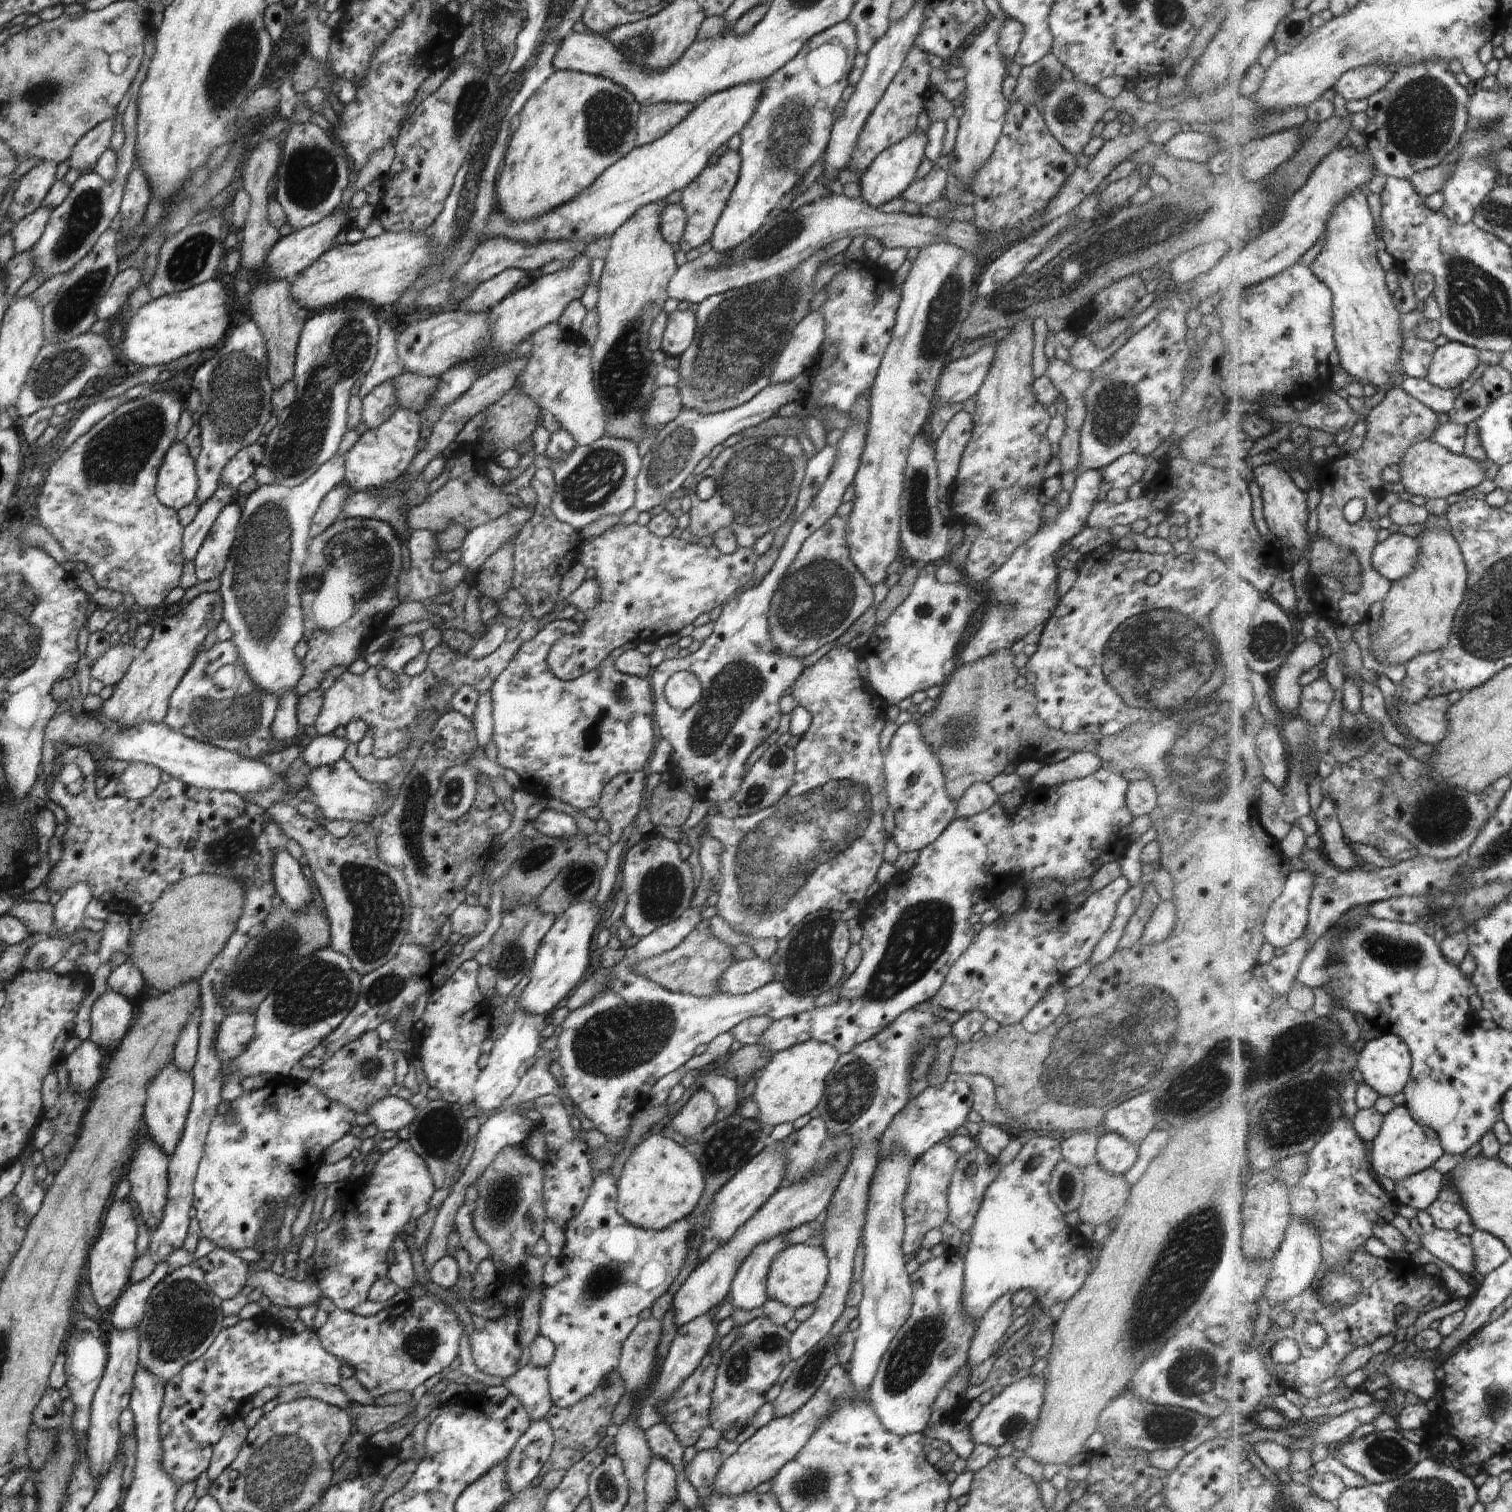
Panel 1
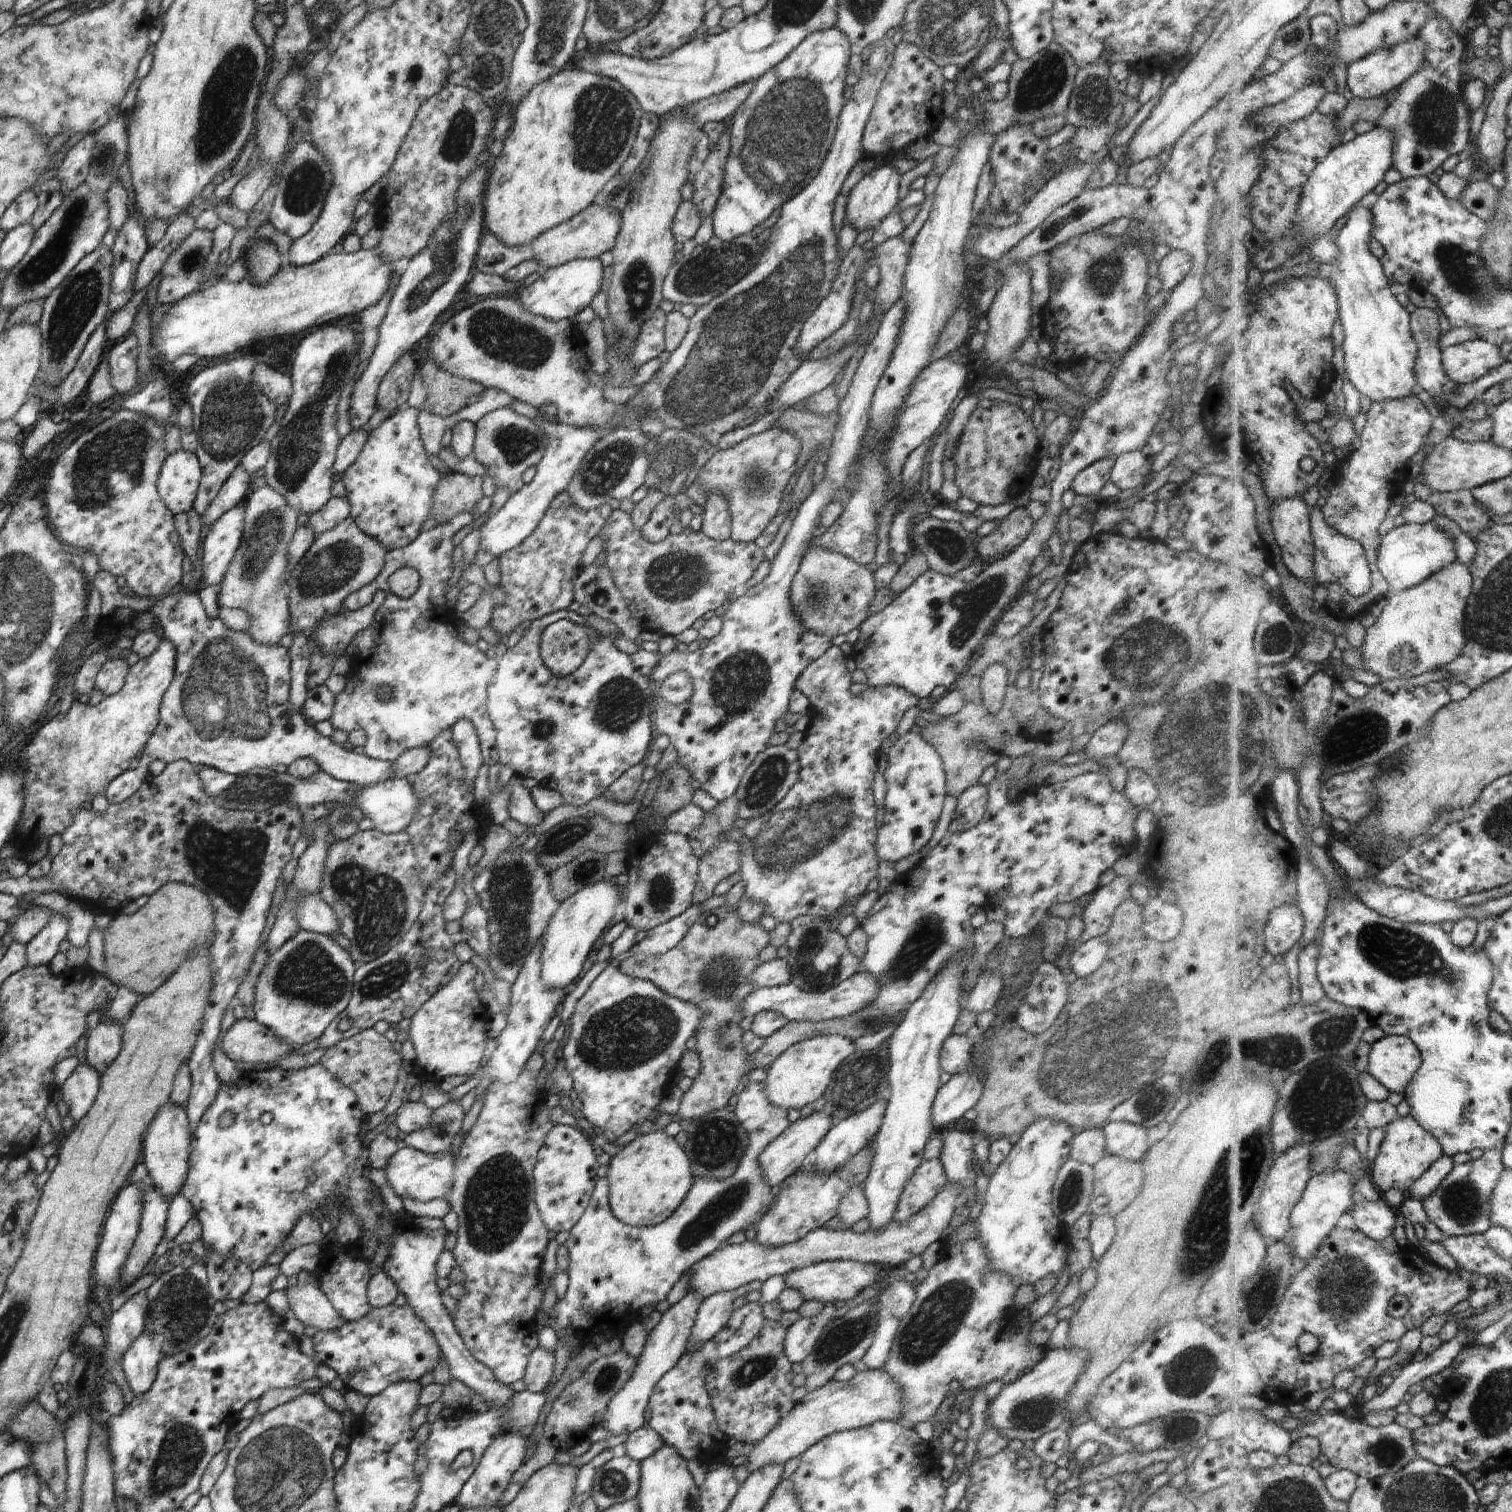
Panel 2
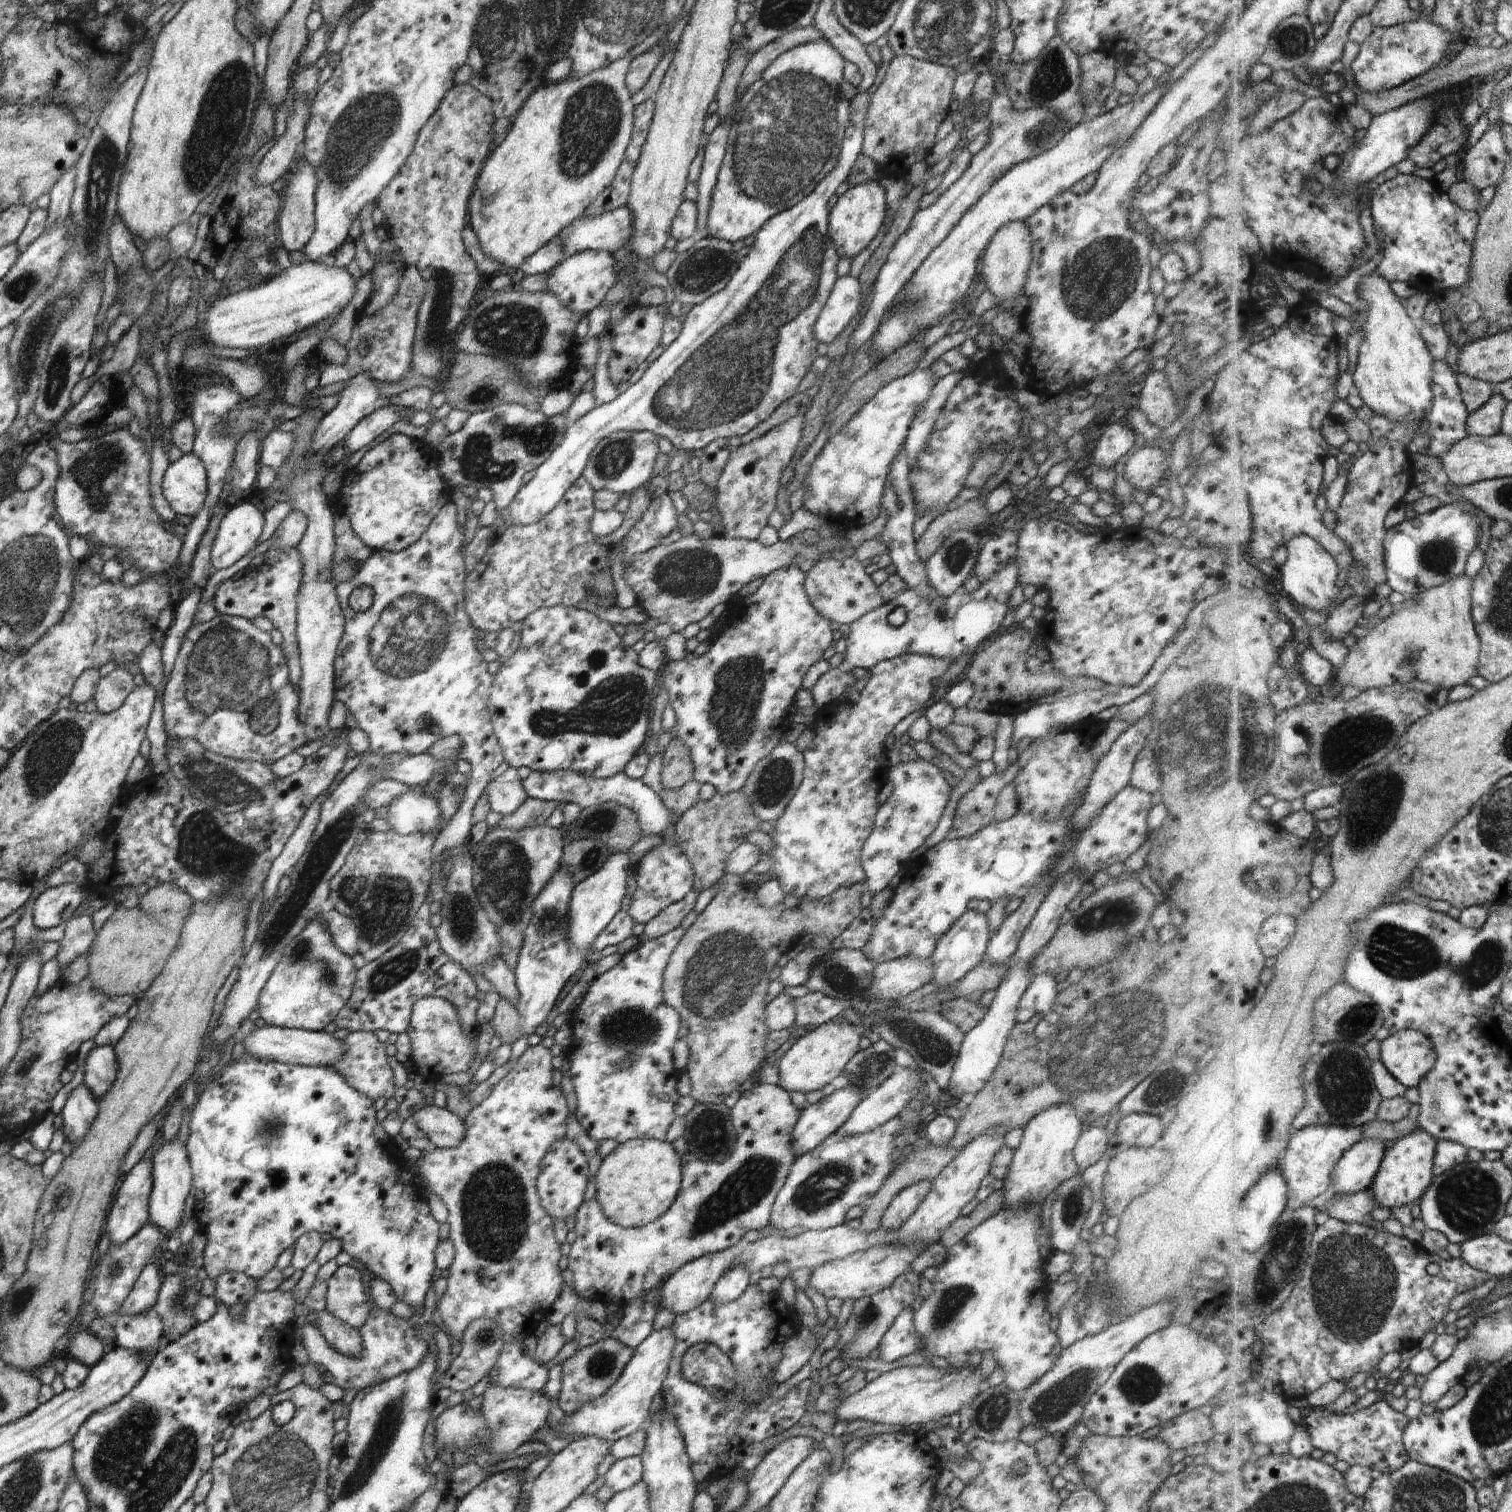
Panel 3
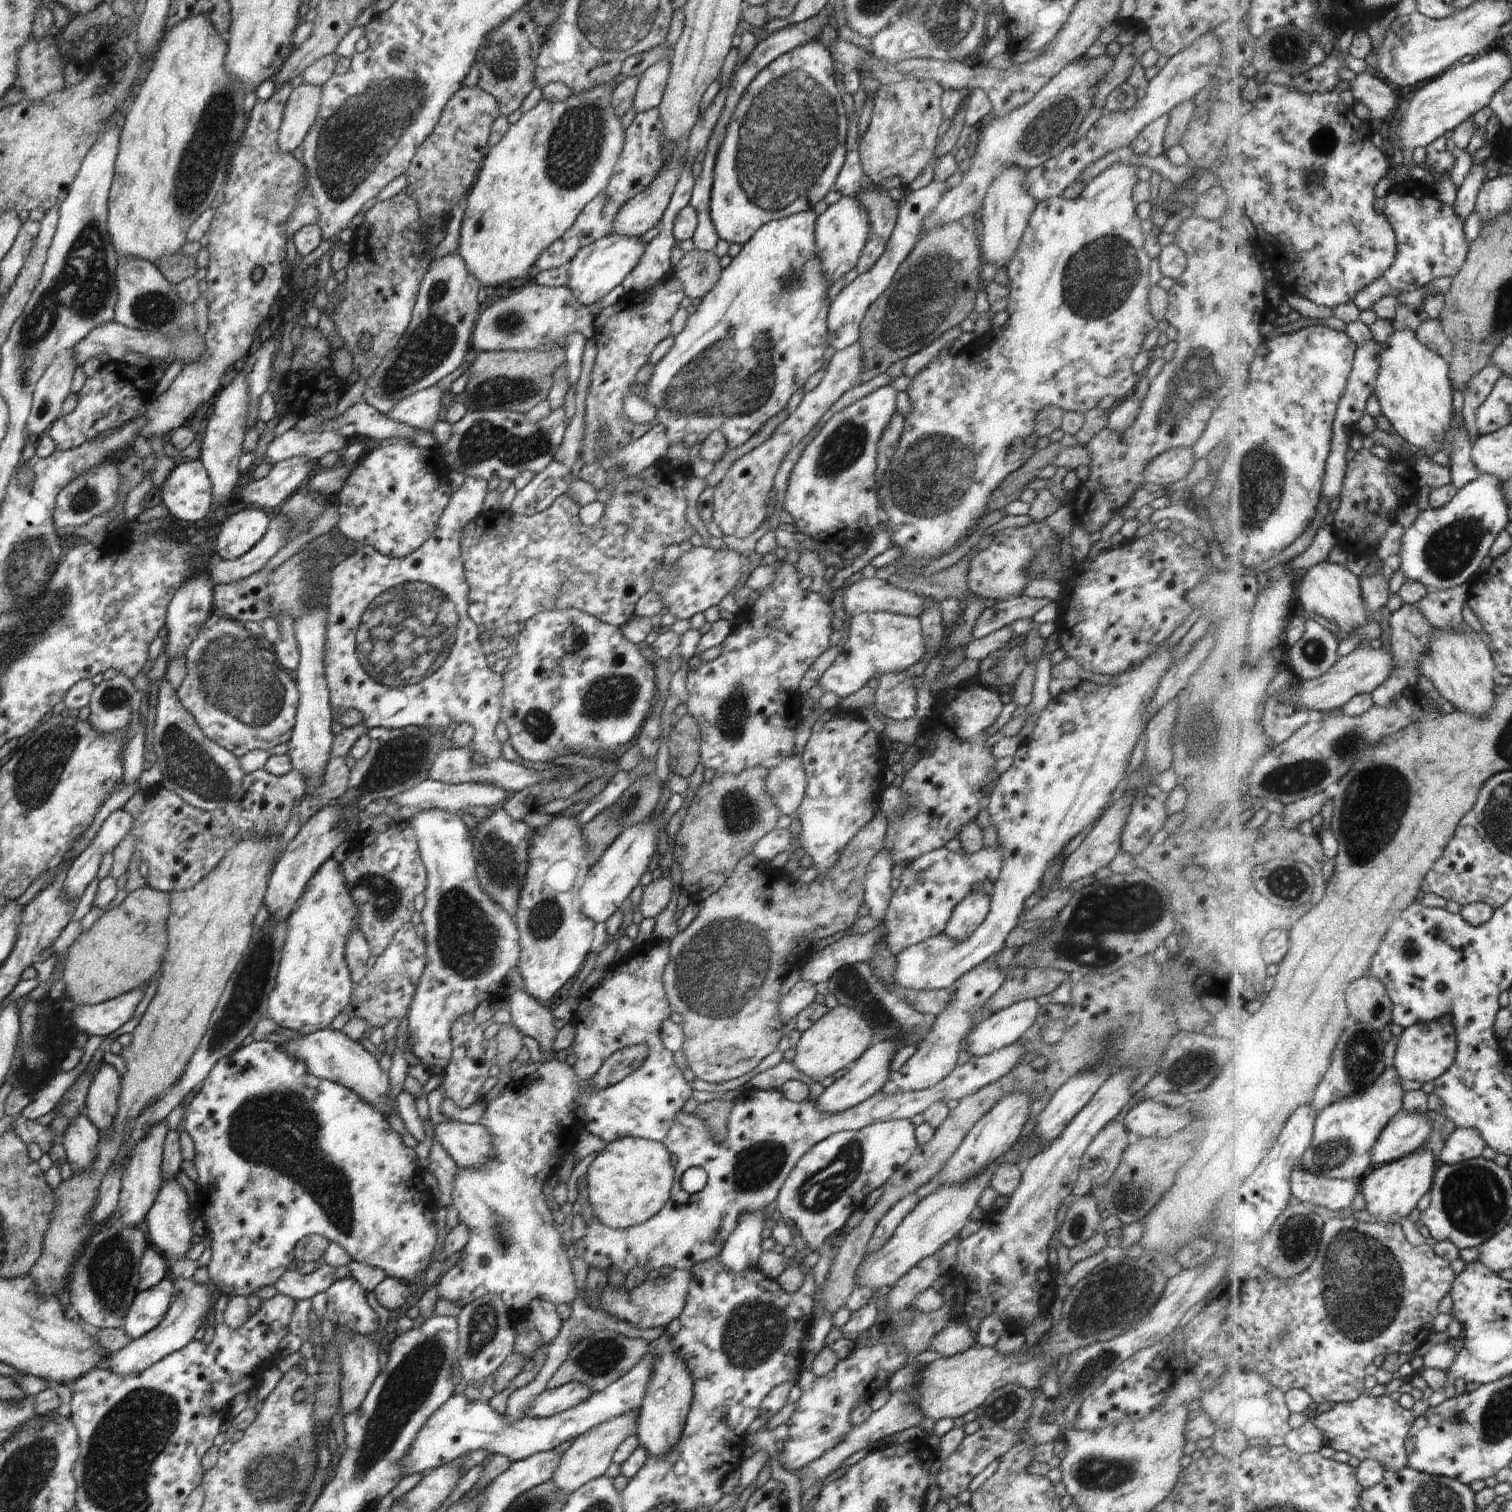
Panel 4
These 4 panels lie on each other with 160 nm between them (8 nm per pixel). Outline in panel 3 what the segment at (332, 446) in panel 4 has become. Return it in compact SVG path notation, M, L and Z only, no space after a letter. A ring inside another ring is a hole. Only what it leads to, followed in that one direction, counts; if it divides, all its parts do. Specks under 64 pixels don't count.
M270 431L260 442L259 464L264 466L272 466L276 471L289 459L289 456L295 449L295 439L297 436L292 431Z

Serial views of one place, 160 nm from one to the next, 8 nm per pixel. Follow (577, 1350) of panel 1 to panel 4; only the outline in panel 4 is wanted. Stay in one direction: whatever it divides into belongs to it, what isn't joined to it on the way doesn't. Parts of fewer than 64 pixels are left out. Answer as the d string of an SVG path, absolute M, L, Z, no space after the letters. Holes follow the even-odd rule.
M1014 1043L989 1055L970 1057L966 1064L957 1065L942 1082L929 1089L902 1091L901 1093L878 1091L873 1097L867 1098L864 1102L853 1106L851 1109L843 1110L839 1113L825 1113L817 1107L816 1101L814 1102L809 1098L801 1102L790 1101L784 1097L781 1089L761 1091L743 1088L734 1100L733 1109L730 1111L730 1116L727 1120L727 1136L722 1142L718 1142L714 1138L706 1122L695 1112L688 1113L682 1108L673 1116L668 1134L662 1141L670 1154L674 1154L678 1159L668 1202L650 1220L625 1229L613 1229L602 1224L594 1217L592 1222L586 1225L585 1235L576 1244L577 1255L584 1258L589 1268L608 1269L609 1272L612 1269L616 1269L622 1270L627 1274L635 1266L642 1267L647 1274L649 1270L653 1268L659 1269L661 1266L672 1266L674 1269L686 1269L688 1271L689 1268L692 1268L692 1265L721 1254L724 1243L736 1228L741 1214L759 1211L774 1202L784 1181L792 1172L793 1166L796 1166L800 1158L817 1142L838 1131L860 1130L866 1125L887 1121L888 1119L914 1119L916 1116L921 1115L921 1112L926 1110L926 1107L933 1102L946 1104L950 1100L960 1100L965 1096L970 1096L986 1085L996 1082L1003 1076L1007 1076L1026 1054L1027 1046L1024 1043ZM692 1166L704 1168L707 1174L707 1183L702 1191L689 1194L682 1189L680 1180L684 1171L692 1168Z

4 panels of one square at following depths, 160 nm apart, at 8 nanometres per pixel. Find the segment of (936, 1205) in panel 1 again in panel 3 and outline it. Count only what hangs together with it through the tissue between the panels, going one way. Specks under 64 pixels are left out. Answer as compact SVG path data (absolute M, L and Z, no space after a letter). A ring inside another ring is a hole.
M920 1181L901 1190L883 1212L881 1228L885 1231L893 1231L900 1228L907 1221L907 1218L910 1218L922 1204L931 1189L931 1182Z

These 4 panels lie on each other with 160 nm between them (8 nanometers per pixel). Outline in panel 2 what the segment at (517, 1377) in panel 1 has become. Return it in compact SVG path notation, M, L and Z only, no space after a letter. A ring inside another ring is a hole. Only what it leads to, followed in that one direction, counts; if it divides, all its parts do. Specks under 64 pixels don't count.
M540 1345L530 1353L526 1374L523 1378L528 1391L542 1393L554 1374L554 1364L556 1364L554 1354L555 1352L542 1348Z

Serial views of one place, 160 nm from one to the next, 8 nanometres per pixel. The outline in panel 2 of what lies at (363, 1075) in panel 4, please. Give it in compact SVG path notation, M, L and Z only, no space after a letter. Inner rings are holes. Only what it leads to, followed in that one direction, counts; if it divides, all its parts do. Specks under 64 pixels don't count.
M238 1019L222 1037L223 1051L234 1062L268 1064L287 1057L293 1046L256 1019Z

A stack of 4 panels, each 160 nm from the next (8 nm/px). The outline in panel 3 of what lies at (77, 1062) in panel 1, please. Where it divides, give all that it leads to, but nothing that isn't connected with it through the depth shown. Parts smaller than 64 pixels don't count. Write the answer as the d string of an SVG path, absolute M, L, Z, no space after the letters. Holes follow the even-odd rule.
M79 1085L68 1097L63 1109L61 1131L73 1148L88 1134L97 1115L98 1103L86 1085Z

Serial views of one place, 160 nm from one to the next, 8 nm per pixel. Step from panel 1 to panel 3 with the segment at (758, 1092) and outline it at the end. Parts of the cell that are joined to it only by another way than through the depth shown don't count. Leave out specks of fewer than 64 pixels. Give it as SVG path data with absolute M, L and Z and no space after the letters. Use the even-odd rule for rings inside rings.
M828 1021L814 1027L796 1039L794 1045L777 1061L780 1073L779 1084L788 1092L799 1090L807 1094L810 1091L822 1089L826 1084L845 1068L846 1063L860 1049L860 1029L848 1021Z

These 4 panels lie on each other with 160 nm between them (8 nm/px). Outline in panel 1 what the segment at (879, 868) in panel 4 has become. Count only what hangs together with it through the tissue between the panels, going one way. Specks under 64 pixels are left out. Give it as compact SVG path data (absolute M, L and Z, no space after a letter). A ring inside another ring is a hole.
M914 720L900 725L893 735L890 745L883 754L883 771L886 781L888 805L894 810L894 830L891 838L900 852L918 852L932 844L955 818L955 804L945 791L945 776L941 762L930 745L924 740L919 726Z

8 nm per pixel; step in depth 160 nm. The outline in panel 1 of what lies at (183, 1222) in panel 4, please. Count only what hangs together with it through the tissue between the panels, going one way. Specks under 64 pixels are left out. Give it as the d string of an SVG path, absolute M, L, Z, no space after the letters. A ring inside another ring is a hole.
M173 1062L165 1066L147 1086L147 1101L143 1112L144 1132L168 1158L171 1158L180 1142L193 1092L191 1071L178 1070Z

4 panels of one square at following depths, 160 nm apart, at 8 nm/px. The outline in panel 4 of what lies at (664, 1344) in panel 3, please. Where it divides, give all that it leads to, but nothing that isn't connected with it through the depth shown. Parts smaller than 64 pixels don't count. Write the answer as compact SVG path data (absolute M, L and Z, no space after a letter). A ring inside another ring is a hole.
M650 1348L641 1361L624 1376L616 1379L604 1390L595 1392L588 1400L549 1417L526 1417L514 1424L506 1424L504 1416L497 1413L484 1399L472 1401L468 1400L464 1393L452 1395L428 1417L424 1426L421 1426L413 1446L408 1447L399 1464L409 1475L448 1464L474 1450L486 1450L491 1455L500 1454L513 1463L542 1451L556 1449L566 1440L576 1438L606 1419L639 1412L648 1379L651 1377L652 1361Z

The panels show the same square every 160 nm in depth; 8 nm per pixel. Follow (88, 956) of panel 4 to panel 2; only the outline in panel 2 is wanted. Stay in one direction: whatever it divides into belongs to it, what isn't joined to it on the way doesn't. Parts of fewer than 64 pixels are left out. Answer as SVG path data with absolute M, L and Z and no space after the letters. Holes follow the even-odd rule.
M172 881L171 883L161 886L149 898L146 904L144 904L144 906L141 906L133 914L123 915L114 913L107 916L103 921L102 931L105 960L105 973L102 976L106 977L112 984L115 984L117 988L123 987L124 989L135 992L140 996L140 998L152 994L159 986L162 986L164 982L168 980L168 977L180 966L180 963L185 959L185 956L190 949L193 949L196 945L203 945L204 943L212 946L212 942L214 940L213 934L215 933L215 931L213 930L212 907L207 894L205 892L202 892L201 890L198 890L196 887L184 883L177 883L176 881Z

